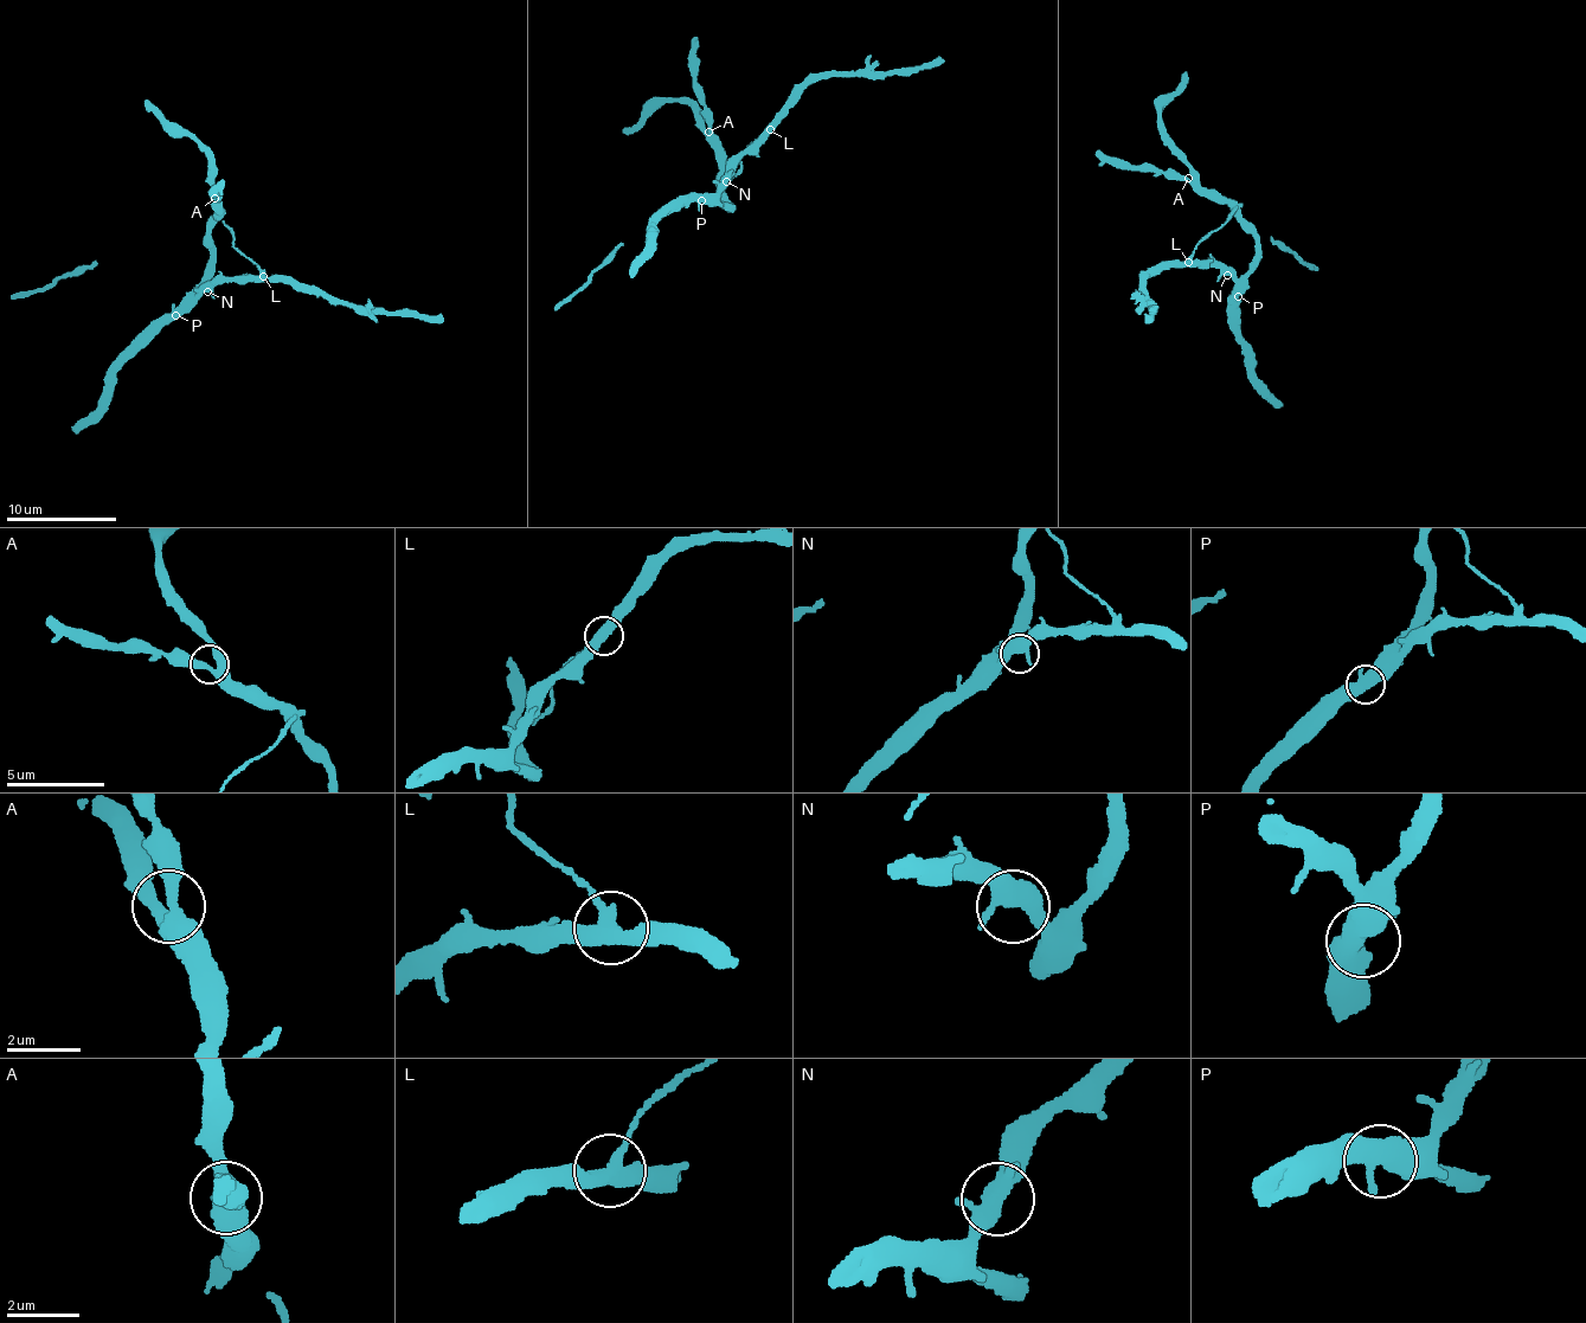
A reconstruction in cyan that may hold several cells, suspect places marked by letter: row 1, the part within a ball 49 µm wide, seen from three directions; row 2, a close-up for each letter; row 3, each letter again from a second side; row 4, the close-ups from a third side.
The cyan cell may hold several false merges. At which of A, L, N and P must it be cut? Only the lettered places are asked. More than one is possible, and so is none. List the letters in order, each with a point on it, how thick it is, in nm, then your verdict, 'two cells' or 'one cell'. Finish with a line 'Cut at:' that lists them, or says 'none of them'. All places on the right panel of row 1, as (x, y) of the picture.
A: (1188, 178) | 360 nm | one cell
L: (1188, 262) | 400 nm | two cells
N: (1227, 275) | 420 nm | one cell
P: (1238, 296) | 440 nm | one cell
Cut at: L

